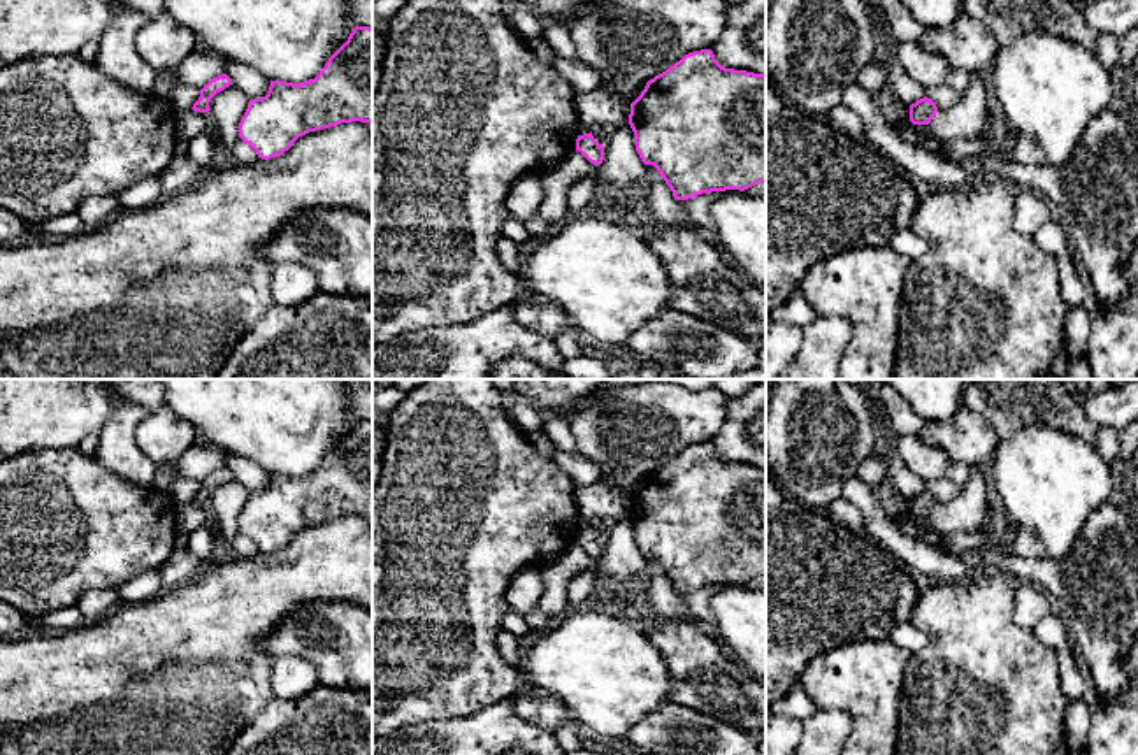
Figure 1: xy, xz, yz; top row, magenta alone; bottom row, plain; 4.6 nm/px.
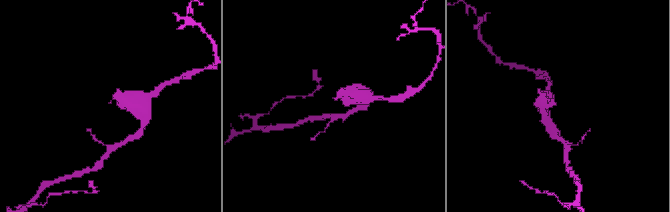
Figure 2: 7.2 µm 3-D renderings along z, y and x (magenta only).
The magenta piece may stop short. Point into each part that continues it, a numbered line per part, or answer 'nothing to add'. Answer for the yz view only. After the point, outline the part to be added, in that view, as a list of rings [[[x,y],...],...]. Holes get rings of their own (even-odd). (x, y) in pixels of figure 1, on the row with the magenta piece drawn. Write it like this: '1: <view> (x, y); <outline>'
nothing to add

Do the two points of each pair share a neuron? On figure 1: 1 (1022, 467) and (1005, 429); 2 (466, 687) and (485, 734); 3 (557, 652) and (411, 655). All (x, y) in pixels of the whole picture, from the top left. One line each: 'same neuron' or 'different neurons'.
1: different neurons
2: different neurons
3: different neurons

